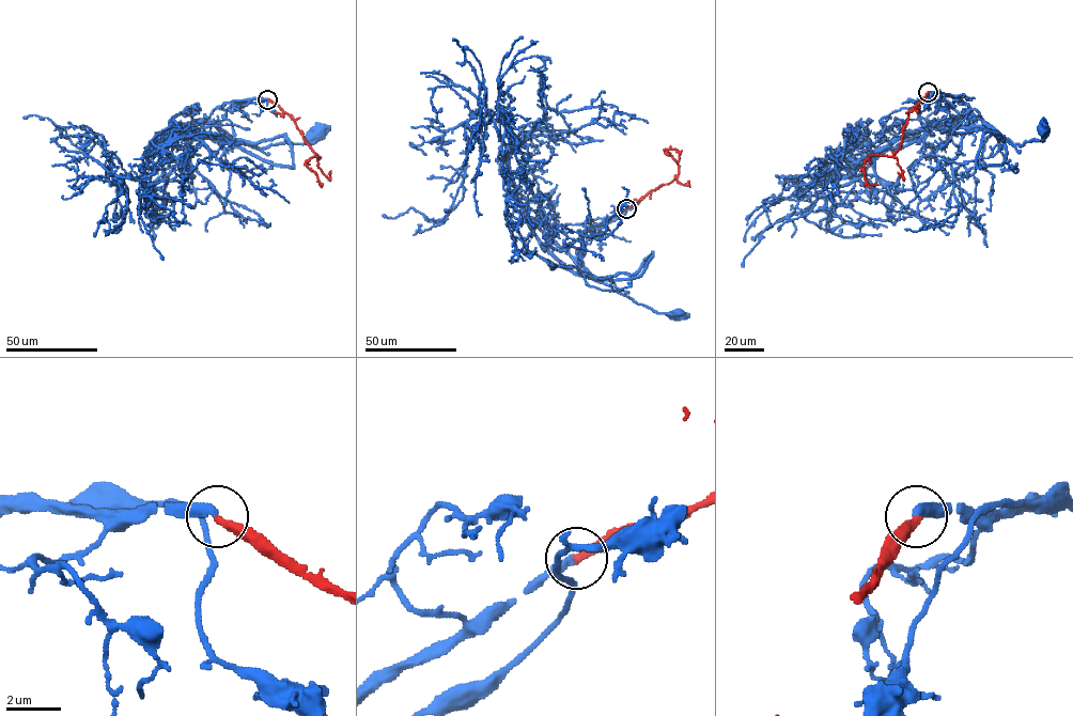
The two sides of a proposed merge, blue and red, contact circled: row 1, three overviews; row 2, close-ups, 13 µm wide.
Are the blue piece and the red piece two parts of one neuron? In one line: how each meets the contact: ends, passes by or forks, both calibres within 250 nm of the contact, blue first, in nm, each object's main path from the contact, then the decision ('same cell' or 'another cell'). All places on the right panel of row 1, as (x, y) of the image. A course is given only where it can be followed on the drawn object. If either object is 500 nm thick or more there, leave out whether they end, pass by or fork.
blue ends | red ends | 360/320 nm | blue via (929, 92), (951, 95), (975, 109), (982, 121), (1014, 144), (1041, 140), (1042, 126) | red via (929, 92), (908, 112), (900, 148), (891, 156), (871, 155), (865, 162), (865, 181), (869, 185), (879, 185) | same cell

